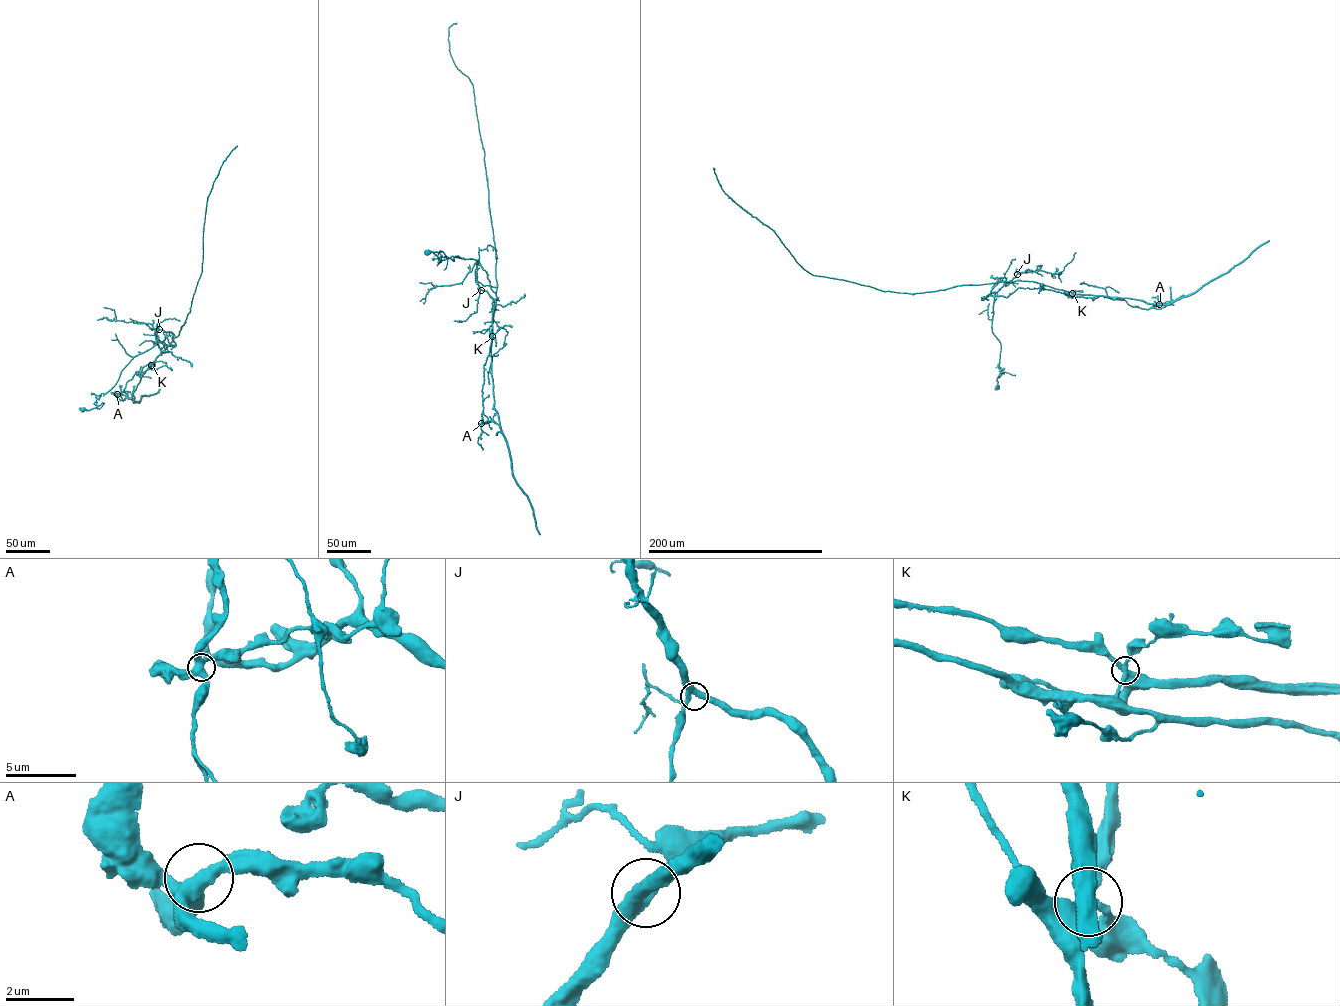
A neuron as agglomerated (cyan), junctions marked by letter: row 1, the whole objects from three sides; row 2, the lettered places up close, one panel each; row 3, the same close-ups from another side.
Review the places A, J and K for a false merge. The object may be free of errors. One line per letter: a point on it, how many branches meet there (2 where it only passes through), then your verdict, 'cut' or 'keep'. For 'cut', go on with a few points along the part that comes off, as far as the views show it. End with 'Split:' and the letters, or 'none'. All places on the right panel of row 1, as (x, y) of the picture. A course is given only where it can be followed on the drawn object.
A: place (1159, 304); branches 4; keep
J: place (1017, 274); branches 3; keep
K: place (1072, 293); branches 4; cut; course (1072, 293), (1018, 287), (995, 296), (997, 378), (1015, 375)
Split: K

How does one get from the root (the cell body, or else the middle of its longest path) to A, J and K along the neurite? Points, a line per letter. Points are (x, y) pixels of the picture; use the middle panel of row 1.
A: (429, 253), (478, 261), (496, 293), (481, 423)
J: (429, 253), (441, 251), (439, 258), (441, 255), (453, 261), (457, 256), (478, 261), (476, 281), (481, 290)
K: (429, 253), (441, 251), (439, 258), (453, 261), (457, 256), (480, 263), (496, 294), (492, 336)

